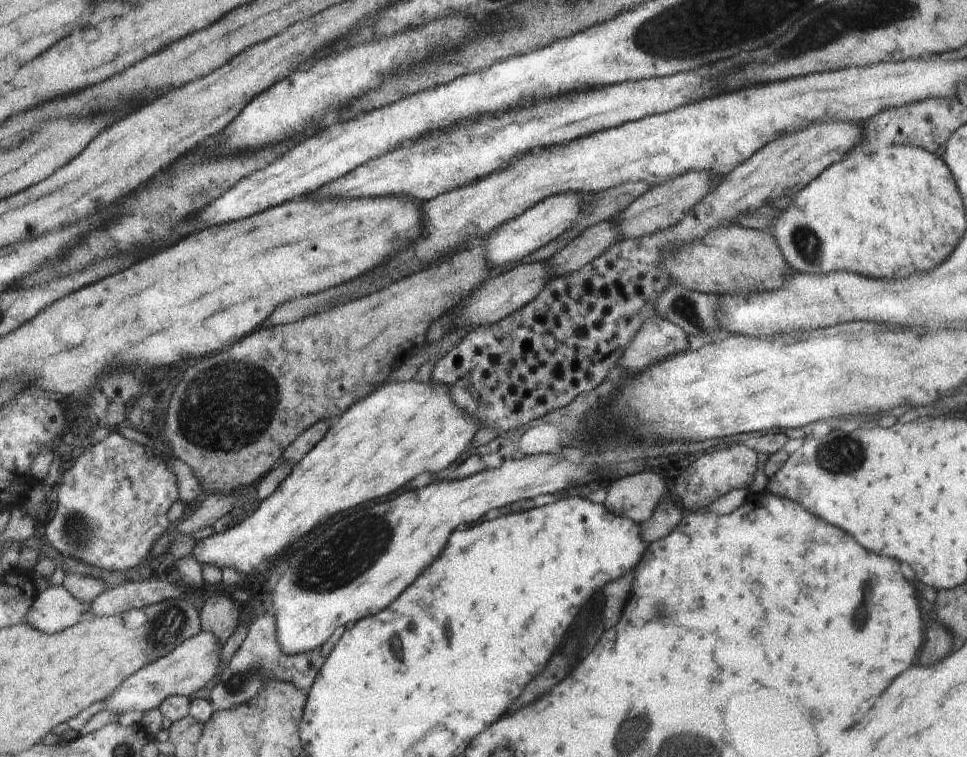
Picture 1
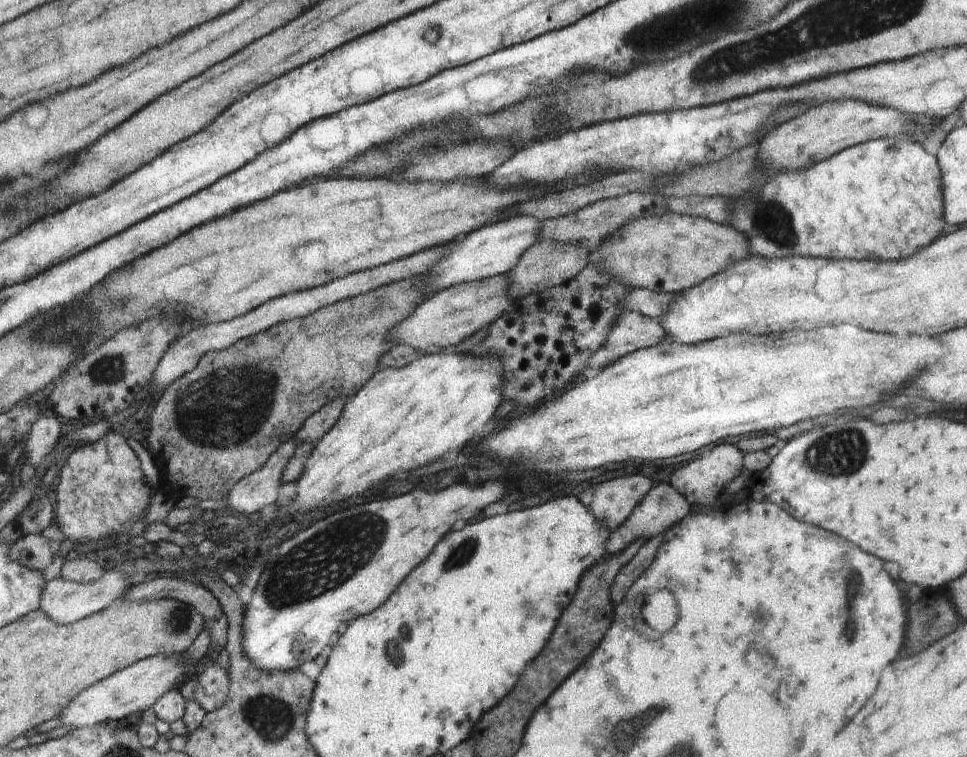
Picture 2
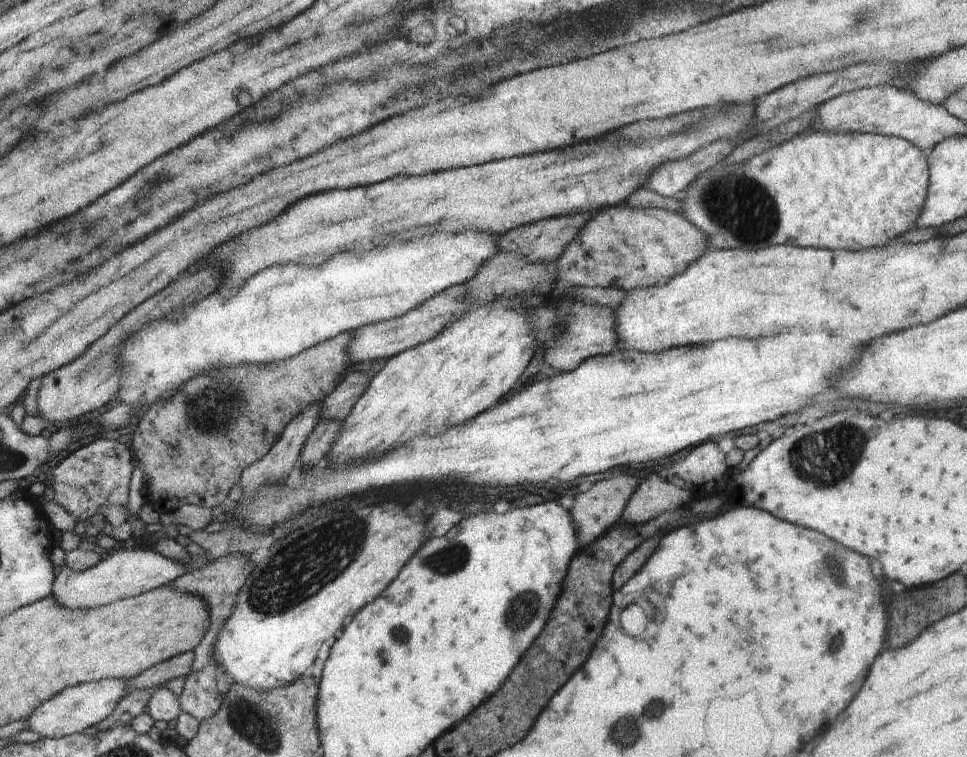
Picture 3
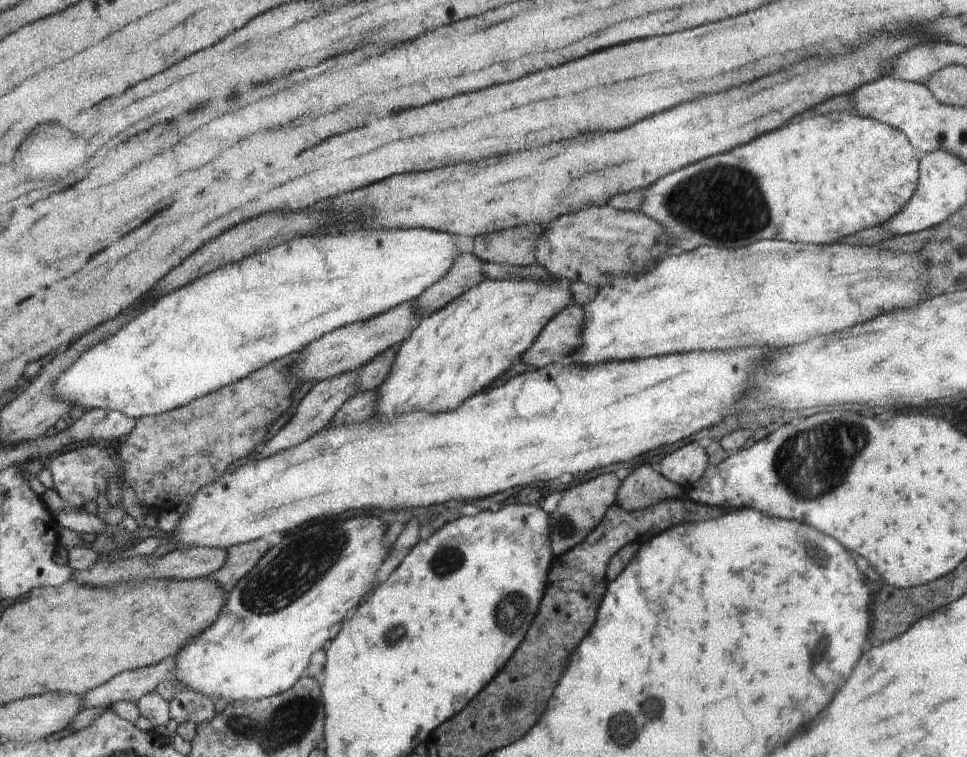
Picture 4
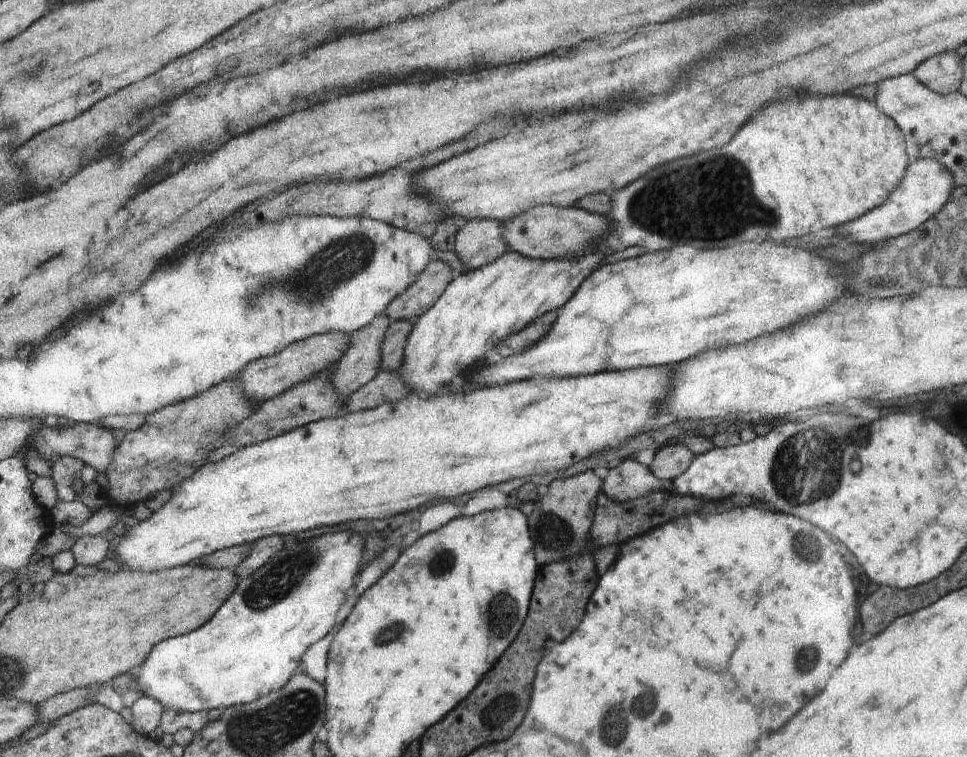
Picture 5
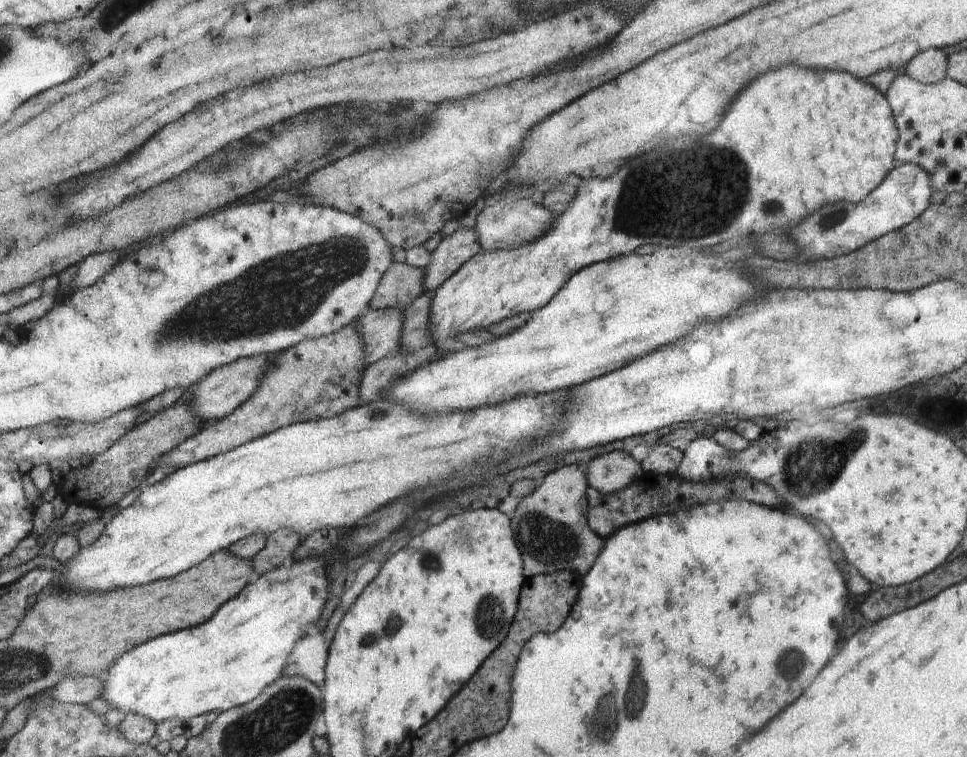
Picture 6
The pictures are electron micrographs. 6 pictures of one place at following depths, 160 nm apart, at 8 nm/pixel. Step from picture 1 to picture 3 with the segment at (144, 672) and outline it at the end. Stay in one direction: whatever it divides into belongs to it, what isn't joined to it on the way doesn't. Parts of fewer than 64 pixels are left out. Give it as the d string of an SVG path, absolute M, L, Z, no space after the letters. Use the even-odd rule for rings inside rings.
M102 679L61 690L56 697L34 709L28 718L30 722L27 729L42 734L42 738L60 738L94 730L95 725L112 714L118 701L132 691L129 690L127 680L130 679Z

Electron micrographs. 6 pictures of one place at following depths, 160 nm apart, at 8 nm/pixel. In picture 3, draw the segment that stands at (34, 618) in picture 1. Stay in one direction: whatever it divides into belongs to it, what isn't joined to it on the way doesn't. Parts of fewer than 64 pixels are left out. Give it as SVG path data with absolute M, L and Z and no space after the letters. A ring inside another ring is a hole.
M113 550L109 557L102 558L102 560L92 568L85 571L73 571L66 565L60 566L60 571L57 576L57 580L54 585L53 597L57 600L60 606L66 609L74 608L98 608L98 606L104 606L104 604L110 604L110 602L116 602L120 598L130 598L130 596L138 596L142 592L148 592L152 588L158 588L168 586L172 581L177 580L182 573L186 571L198 570L202 565L207 564L204 558L198 556L192 556L189 563L183 565L181 562L169 559L161 555L156 551L144 550Z

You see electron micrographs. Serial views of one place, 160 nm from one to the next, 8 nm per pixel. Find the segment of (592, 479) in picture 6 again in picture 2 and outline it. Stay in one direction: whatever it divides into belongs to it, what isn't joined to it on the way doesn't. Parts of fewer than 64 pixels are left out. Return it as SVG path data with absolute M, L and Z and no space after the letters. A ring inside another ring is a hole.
M658 484L650 489L641 500L640 505L633 510L628 521L614 529L609 538L609 552L618 555L624 549L636 542L638 539L650 539L663 535L666 530L676 523L684 520L687 514L692 510L689 502L683 494L680 494L673 486L668 484Z

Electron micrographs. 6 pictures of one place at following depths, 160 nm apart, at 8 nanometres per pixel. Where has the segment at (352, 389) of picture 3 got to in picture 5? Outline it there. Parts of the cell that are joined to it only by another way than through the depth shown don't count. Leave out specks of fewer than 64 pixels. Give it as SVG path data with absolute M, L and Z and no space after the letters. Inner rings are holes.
M404 319L391 321L381 346L380 371L400 371L404 364L405 346L414 322Z

